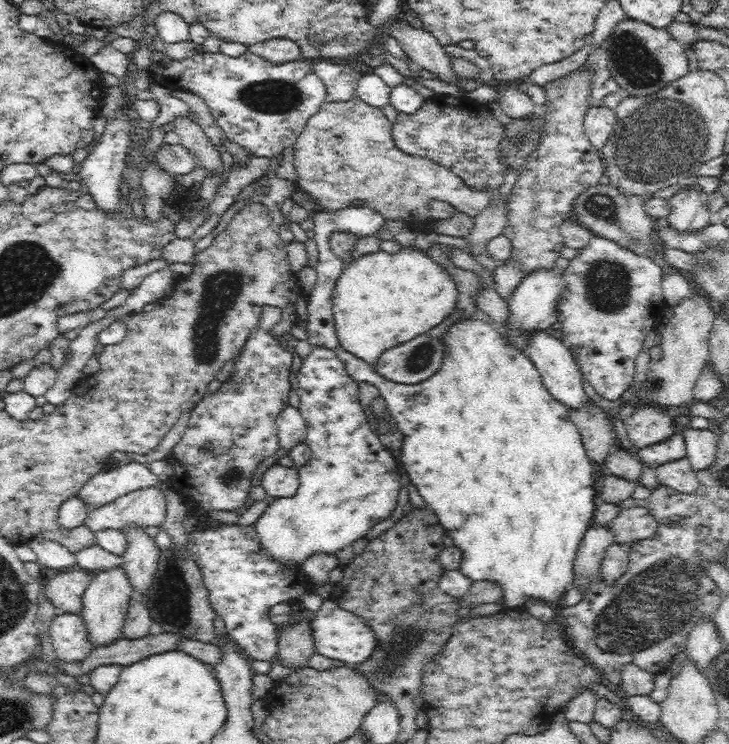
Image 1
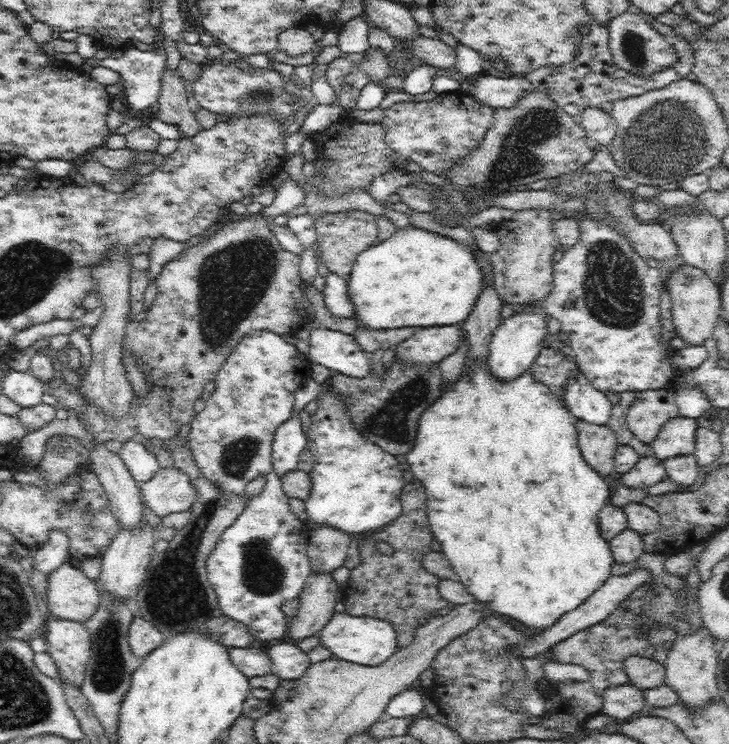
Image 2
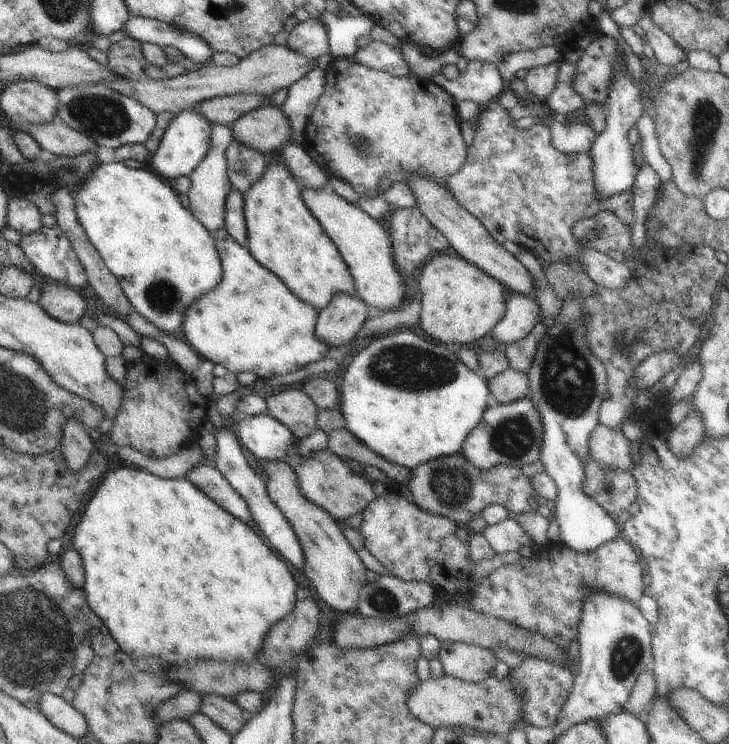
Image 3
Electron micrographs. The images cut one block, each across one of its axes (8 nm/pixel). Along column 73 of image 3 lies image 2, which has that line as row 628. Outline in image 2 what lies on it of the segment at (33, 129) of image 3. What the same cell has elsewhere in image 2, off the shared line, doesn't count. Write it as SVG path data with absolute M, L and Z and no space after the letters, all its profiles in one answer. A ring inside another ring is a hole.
M139 613L130 623L128 641L132 652L135 655L144 657L164 644L163 634L158 631L158 628L154 627L154 624L144 619Z

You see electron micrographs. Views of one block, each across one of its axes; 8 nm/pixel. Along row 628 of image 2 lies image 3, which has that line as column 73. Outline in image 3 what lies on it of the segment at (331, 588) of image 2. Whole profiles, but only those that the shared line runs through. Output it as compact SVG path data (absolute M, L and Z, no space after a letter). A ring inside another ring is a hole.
M44 280L41 282L42 296L37 304L55 320L64 323L74 323L85 314L86 306L78 289L65 287L56 282Z

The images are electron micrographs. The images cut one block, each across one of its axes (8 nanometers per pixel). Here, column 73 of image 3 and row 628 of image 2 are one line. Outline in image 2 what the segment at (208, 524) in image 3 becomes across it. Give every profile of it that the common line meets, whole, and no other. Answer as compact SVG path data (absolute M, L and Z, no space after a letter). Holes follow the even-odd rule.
M476 361L474 366L463 372L455 382L443 387L441 395L424 412L417 424L414 446L405 456L405 466L413 472L426 490L428 520L435 538L441 543L441 551L455 570L455 578L464 584L476 600L486 603L495 614L510 616L528 628L548 630L560 616L578 608L588 600L611 575L614 559L599 531L599 512L604 508L612 493L608 482L582 456L578 444L575 418L566 405L556 397L544 383L534 379L531 372L509 381L500 381L490 373L488 364Z

